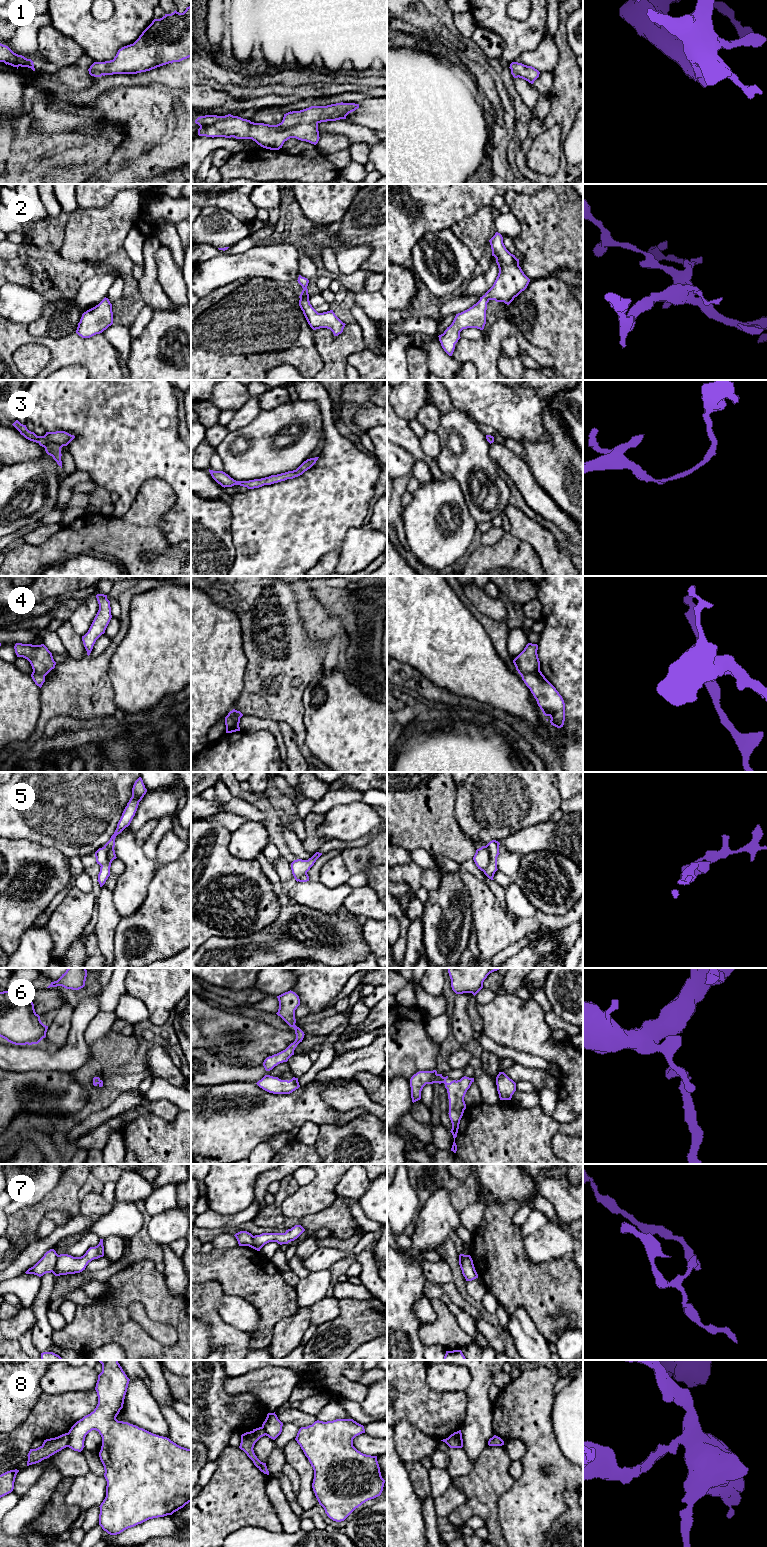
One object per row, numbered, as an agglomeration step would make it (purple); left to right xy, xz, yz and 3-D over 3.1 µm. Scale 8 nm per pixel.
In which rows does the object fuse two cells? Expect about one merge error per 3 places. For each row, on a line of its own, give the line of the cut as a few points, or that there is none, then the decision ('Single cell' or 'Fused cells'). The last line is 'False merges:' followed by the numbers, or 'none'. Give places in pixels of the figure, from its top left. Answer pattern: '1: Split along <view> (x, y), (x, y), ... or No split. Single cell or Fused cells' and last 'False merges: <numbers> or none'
1: No split. Single cell
2: No split. Single cell
3: No split. Single cell
4: Split along yz (539, 668), (521, 675). Fused cells
5: Split along yz (486, 846), (489, 852), (489, 864), (483, 871). Fused cells
6: No split. Single cell
7: Split along xy (58, 1255), (56, 1264), (51, 1271). Fused cells
8: Split along xy (67, 1433), (68, 1446). Fused cells
False merges: 4, 5, 7, 8

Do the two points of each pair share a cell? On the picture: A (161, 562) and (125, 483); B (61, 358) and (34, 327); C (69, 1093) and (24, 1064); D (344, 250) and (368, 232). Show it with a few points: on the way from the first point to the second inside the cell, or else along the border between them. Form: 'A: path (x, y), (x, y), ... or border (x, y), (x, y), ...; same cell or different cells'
A: border (146, 480), (140, 487), (130, 508), (117, 517); different cells
B: border (26, 325), (29, 333), (47, 336); different cells
C: border (10, 1071), (58, 1071); different cells
D: border (336, 233), (344, 243), (370, 248), (361, 267); different cells

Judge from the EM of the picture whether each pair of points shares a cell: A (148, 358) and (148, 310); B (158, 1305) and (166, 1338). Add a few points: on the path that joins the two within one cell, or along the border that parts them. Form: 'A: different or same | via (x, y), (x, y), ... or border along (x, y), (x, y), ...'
A: different | border along (155, 310), (143, 331), (133, 340)
B: different | border along (145, 1309), (152, 1319), (175, 1328), (173, 1345)

